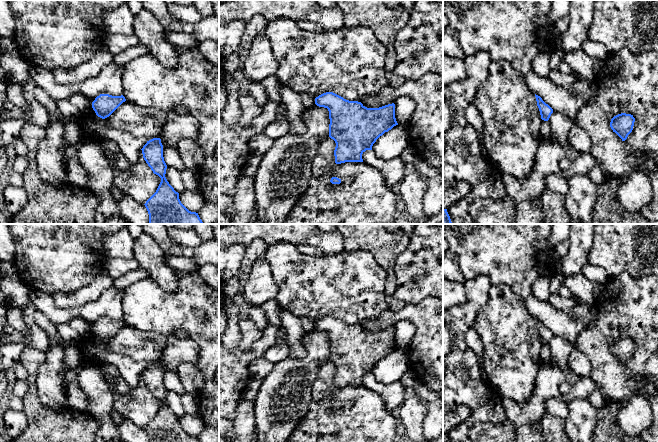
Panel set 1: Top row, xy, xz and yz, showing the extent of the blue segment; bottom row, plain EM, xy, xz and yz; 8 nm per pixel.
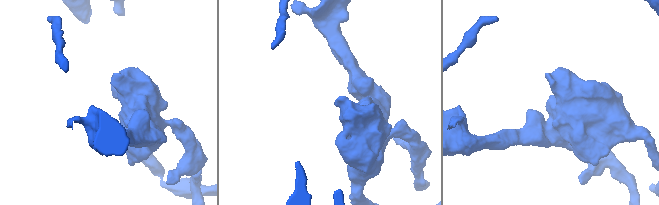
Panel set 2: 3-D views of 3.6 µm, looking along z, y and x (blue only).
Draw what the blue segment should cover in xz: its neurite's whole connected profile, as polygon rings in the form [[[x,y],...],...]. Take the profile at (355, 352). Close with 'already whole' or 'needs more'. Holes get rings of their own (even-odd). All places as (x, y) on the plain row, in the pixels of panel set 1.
[[[326,316],[315,322],[315,328],[329,335],[329,361],[336,367],[336,388],[363,386],[362,378],[372,374],[380,360],[398,349],[394,327],[367,332],[361,326]]]; already whole

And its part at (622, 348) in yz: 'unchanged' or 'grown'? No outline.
unchanged

